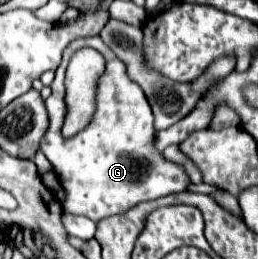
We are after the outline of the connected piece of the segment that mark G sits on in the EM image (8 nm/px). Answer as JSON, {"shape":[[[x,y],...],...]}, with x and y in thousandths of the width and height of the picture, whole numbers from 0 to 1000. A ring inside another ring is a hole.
{"shape":[[[302,147],[287,154],[240,216],[240,239],[217,270],[217,301],[194,324],[202,363],[178,378],[178,425],[194,456],[186,510],[155,548],[155,579],[194,618],[225,695],[256,741],[248,757],[248,819],[333,834],[357,857],[395,842],[473,826],[519,803],[543,780],[605,772],[674,741],[713,741],[736,710],[721,656],[698,633],[674,633],[636,610],[636,595],[605,587],[589,541],[605,533],[597,502],[597,448],[581,402],[550,355],[550,340],[512,317],[488,286],[481,239],[450,224],[450,208],[380,147]],[[357,178],[411,224],[411,278],[380,309],[380,363],[372,363],[372,440],[333,502],[295,517],[287,533],[248,533],[233,517],[256,402],[248,402],[248,278],[264,232],[302,185]]]}

